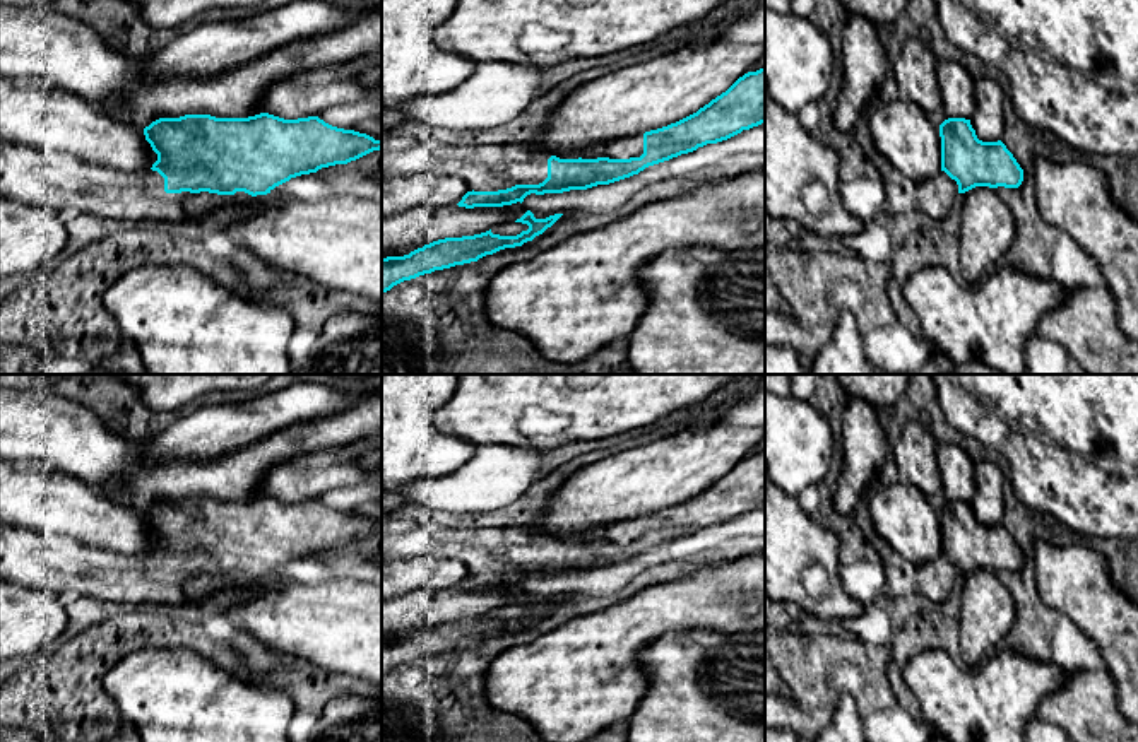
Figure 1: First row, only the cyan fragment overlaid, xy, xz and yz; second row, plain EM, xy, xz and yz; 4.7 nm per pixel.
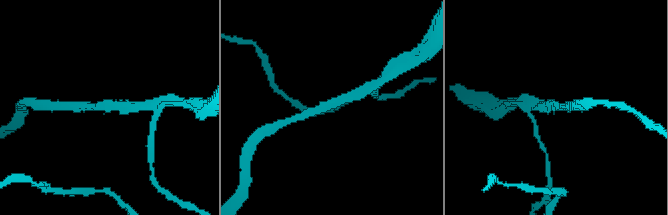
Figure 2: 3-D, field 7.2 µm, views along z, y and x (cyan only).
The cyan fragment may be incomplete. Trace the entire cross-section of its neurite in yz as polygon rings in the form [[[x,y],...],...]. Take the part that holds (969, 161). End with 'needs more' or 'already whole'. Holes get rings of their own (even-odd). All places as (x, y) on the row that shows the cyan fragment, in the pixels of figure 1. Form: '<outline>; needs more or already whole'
[[[948,118],[939,125],[941,169],[922,183],[917,183],[917,205],[938,224],[950,214],[958,193],[975,186],[1018,188],[1023,169],[998,142],[977,138],[970,120]]]; needs more

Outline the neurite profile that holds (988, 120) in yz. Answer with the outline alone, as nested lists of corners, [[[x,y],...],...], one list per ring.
[[[987,77],[974,80],[975,111],[970,116],[970,125],[982,142],[998,142],[1005,133],[1005,91]]]

